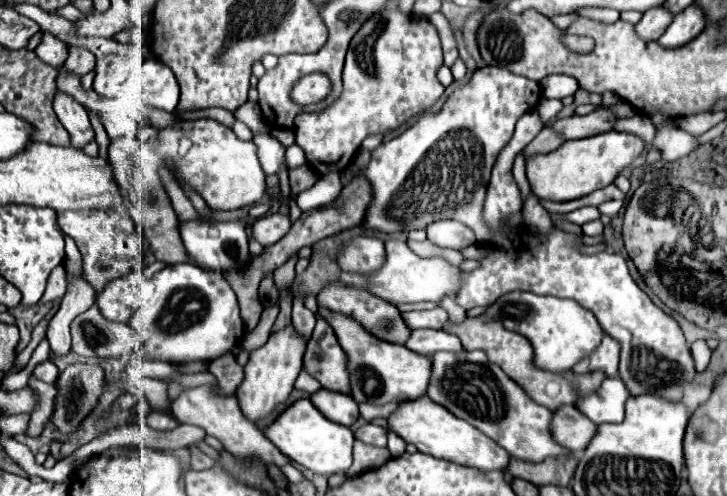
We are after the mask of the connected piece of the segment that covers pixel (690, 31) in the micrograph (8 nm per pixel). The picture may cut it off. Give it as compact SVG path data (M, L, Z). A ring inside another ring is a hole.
M692 3L690 7L686 7L684 11L680 11L674 17L674 21L666 29L666 33L658 39L658 43L668 49L682 47L682 45L690 43L694 37L698 37L700 31L704 31L704 27L706 27L704 11L700 11L700 7L696 7L696 3Z

